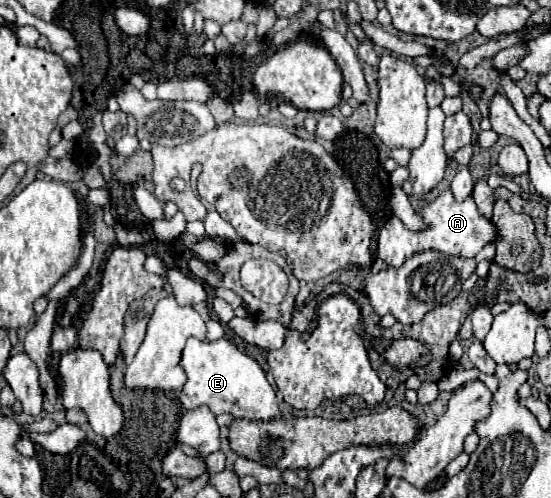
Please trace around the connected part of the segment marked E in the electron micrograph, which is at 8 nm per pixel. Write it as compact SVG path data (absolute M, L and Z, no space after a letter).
M190 337L182 351L180 367L188 375L188 381L178 395L184 409L196 409L200 405L208 405L214 415L230 413L236 419L250 419L250 421L268 421L280 413L276 393L268 383L264 369L252 357L238 351L238 347L226 339L200 341Z

